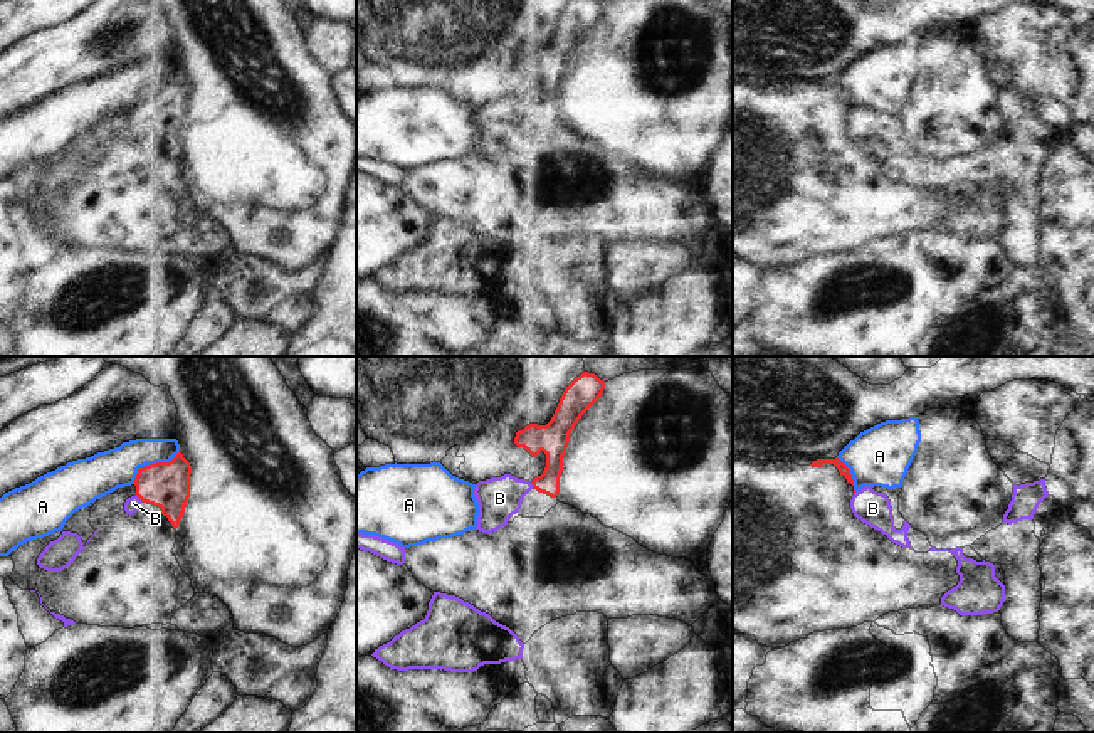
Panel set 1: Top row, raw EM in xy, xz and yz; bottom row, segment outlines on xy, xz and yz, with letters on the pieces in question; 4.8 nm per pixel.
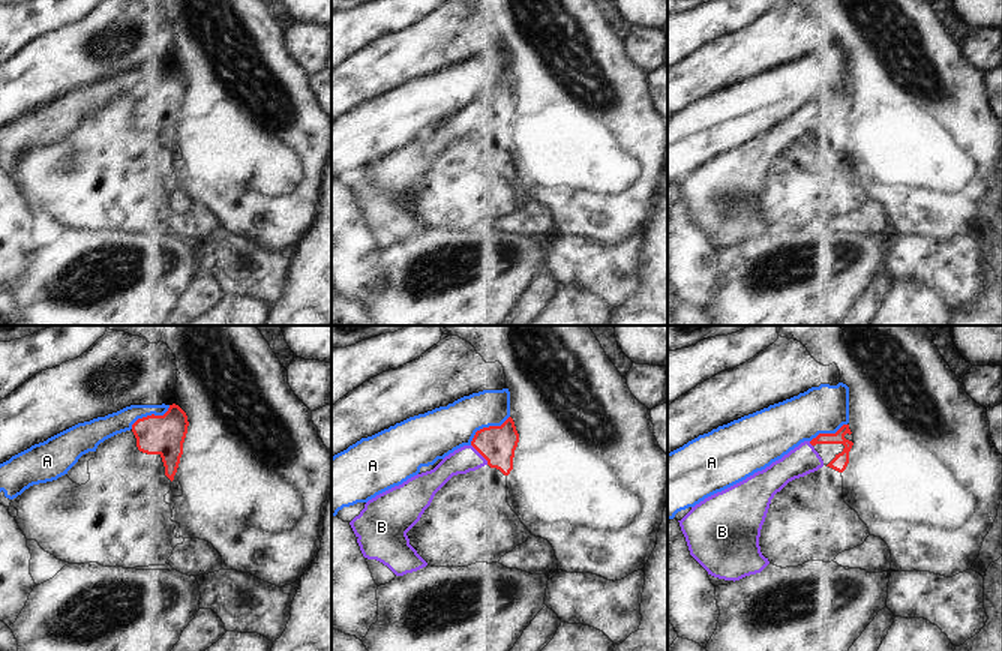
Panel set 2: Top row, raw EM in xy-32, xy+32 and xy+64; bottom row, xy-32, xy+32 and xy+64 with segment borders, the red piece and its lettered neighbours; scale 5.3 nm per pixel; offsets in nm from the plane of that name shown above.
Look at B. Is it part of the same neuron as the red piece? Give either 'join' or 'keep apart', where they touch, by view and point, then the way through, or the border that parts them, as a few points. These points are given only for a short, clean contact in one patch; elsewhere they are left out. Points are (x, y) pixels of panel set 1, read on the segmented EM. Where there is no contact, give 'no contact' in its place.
join | xz (533, 486) | across xz (552, 439), (553, 469), (533, 486), (508, 491), (499, 498)

